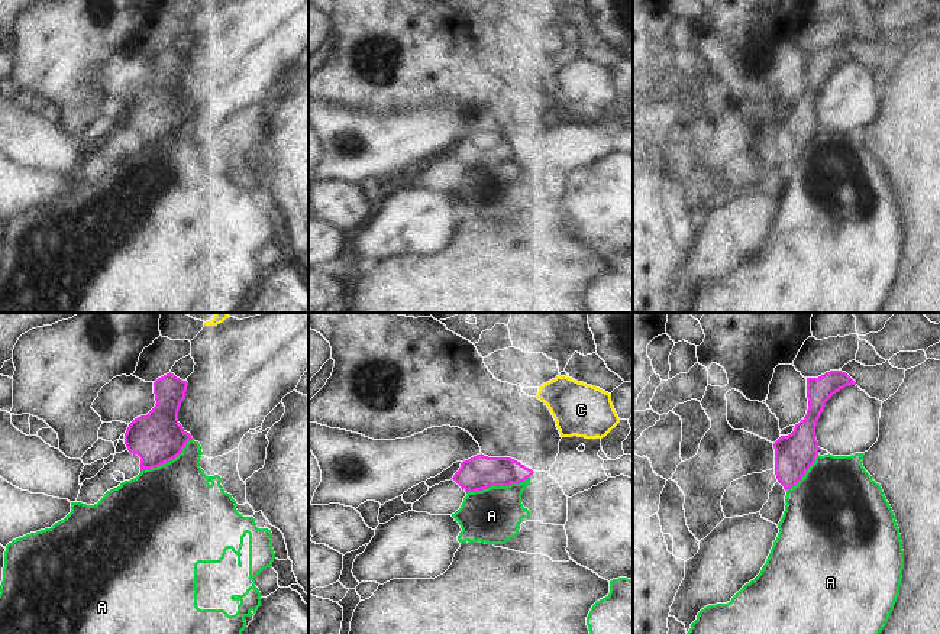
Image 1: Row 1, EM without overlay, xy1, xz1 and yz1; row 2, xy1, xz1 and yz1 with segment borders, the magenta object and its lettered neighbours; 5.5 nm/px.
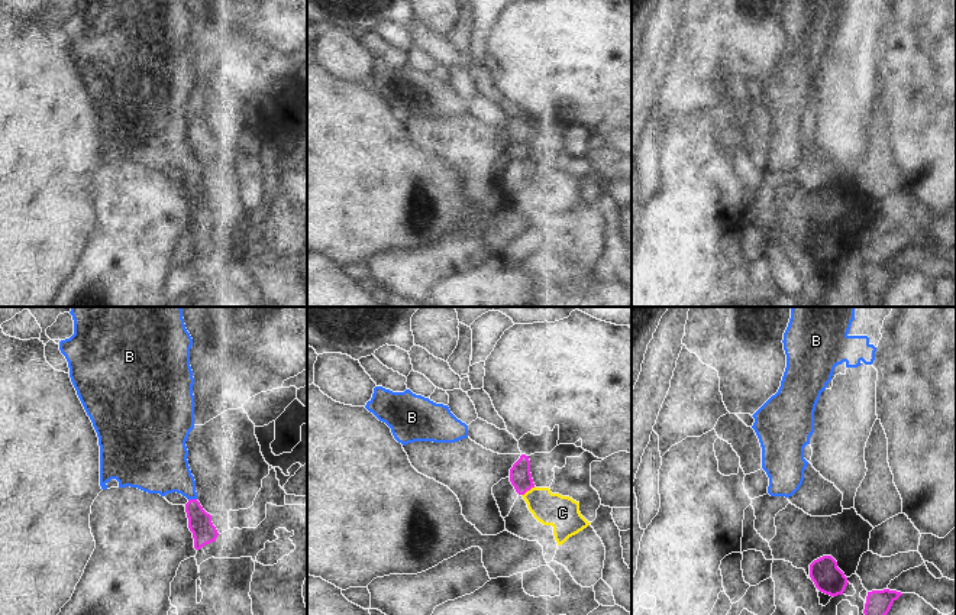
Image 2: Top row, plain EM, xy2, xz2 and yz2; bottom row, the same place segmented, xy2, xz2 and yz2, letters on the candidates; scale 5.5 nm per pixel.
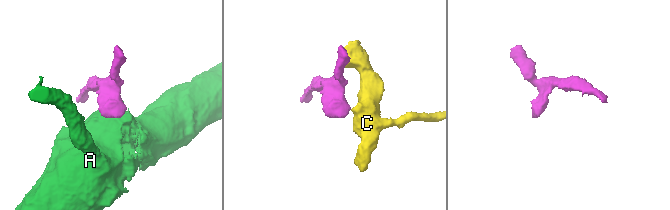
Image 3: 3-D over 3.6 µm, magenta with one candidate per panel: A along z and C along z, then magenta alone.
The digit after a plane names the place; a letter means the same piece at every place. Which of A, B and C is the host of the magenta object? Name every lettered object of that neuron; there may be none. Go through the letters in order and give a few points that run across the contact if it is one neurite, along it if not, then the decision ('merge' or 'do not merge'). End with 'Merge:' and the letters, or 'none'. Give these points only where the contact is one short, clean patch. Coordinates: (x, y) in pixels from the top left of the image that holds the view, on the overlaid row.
A: xz1 (529, 476), (519, 482), (490, 485), (467, 492) | do not merge
B: xy2 (200, 524), (191, 499), (161, 466) | merge
C: xz2 (535, 486), (522, 495) | do not merge
Merge: B

